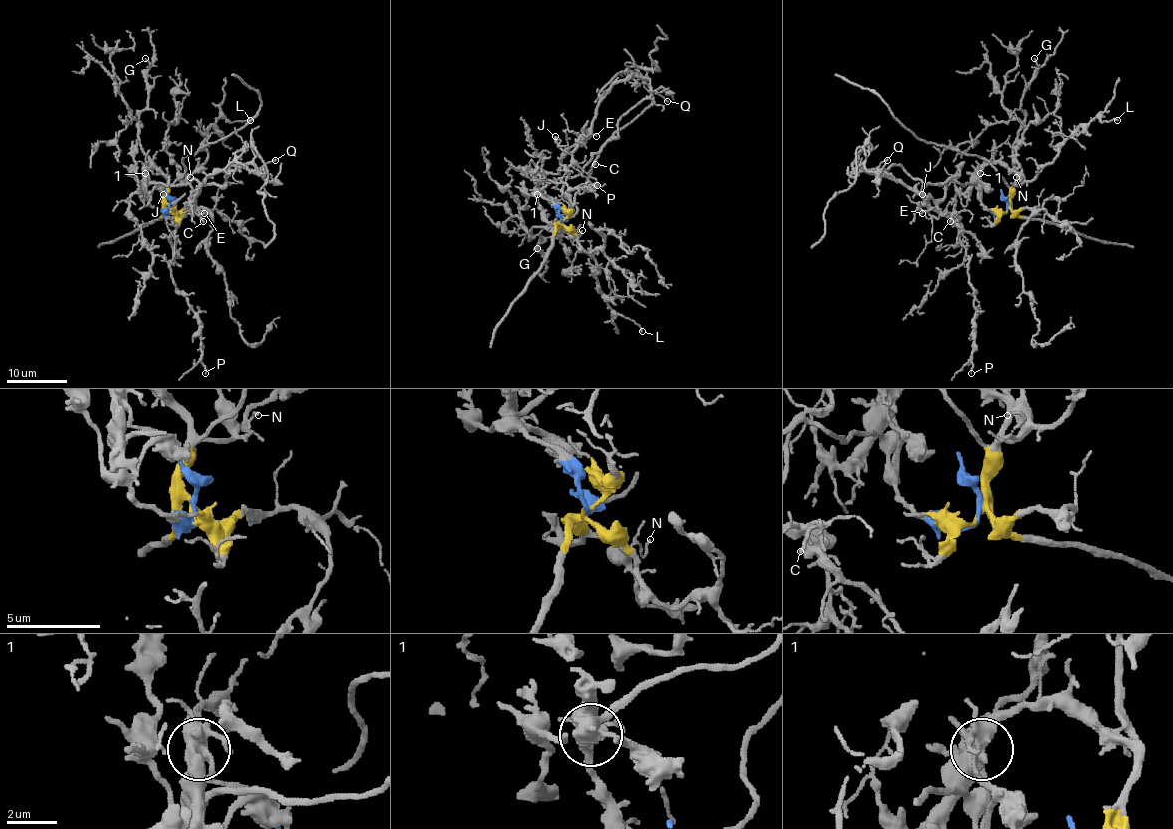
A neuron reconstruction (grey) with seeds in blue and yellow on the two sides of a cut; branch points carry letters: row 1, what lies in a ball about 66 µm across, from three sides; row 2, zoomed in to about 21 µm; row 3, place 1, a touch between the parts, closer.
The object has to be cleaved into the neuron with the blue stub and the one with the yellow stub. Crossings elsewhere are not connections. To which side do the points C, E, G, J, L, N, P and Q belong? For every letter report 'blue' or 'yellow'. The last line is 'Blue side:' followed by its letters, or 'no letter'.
C: blue
E: blue
G: yellow
J: blue
L: yellow
N: yellow
P: yellow
Q: blue
Blue side: C, E, J, Q

